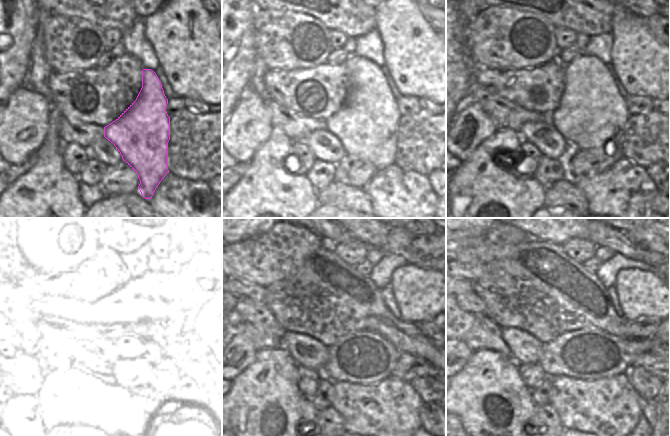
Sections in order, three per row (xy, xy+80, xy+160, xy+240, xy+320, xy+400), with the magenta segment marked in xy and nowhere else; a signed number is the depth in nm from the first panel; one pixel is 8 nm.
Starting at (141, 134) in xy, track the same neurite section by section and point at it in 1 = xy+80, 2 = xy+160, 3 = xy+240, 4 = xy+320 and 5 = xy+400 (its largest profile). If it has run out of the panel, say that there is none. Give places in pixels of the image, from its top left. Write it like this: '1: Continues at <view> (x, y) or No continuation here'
1: Continues at xy+80 (367, 123)
2: Continues at xy+160 (591, 115)
3: Continues at xy+240 (143, 316)
4: Continues at xy+320 (406, 369)
5: Continues at xy+400 (636, 364)

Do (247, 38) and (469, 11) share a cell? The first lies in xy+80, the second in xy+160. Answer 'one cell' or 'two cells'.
two cells

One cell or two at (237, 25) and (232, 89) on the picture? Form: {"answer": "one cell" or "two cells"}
{"answer": "one cell"}

